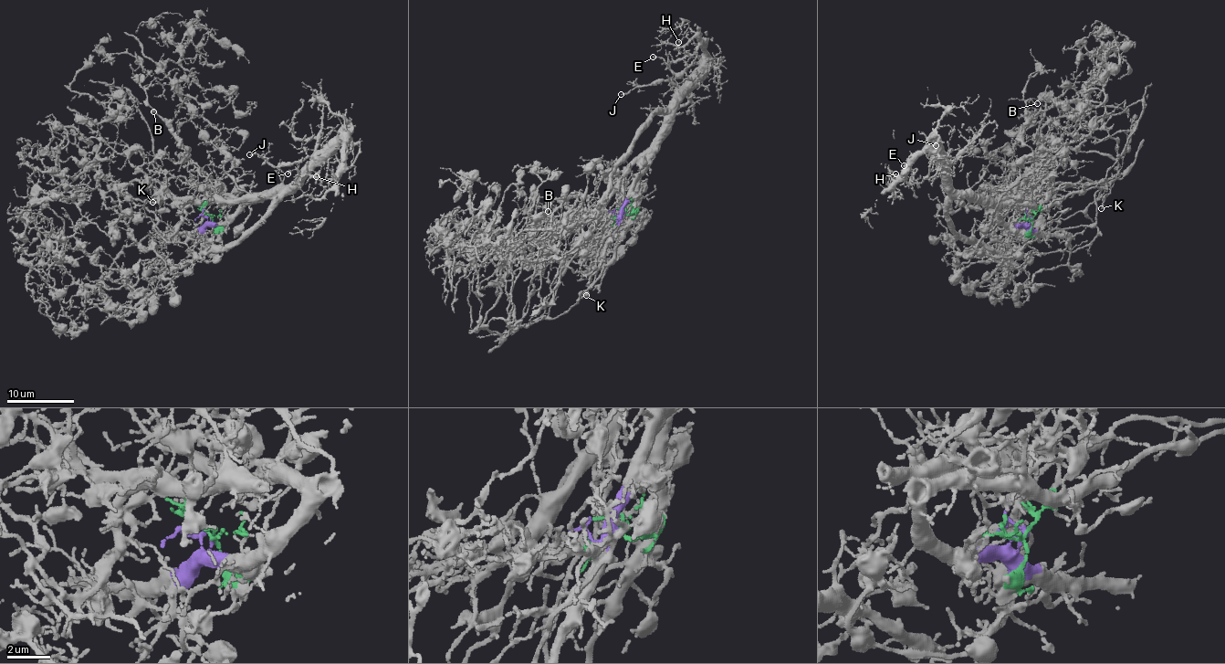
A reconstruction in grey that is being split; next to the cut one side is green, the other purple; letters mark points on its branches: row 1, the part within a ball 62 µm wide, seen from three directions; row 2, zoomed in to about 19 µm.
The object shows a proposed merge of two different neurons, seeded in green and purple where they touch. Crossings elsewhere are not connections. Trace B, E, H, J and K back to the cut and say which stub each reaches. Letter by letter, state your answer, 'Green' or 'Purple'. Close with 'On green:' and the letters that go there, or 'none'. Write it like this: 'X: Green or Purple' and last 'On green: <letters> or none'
B: Green
E: Purple
H: Purple
J: Purple
K: Green
On green: B, K

